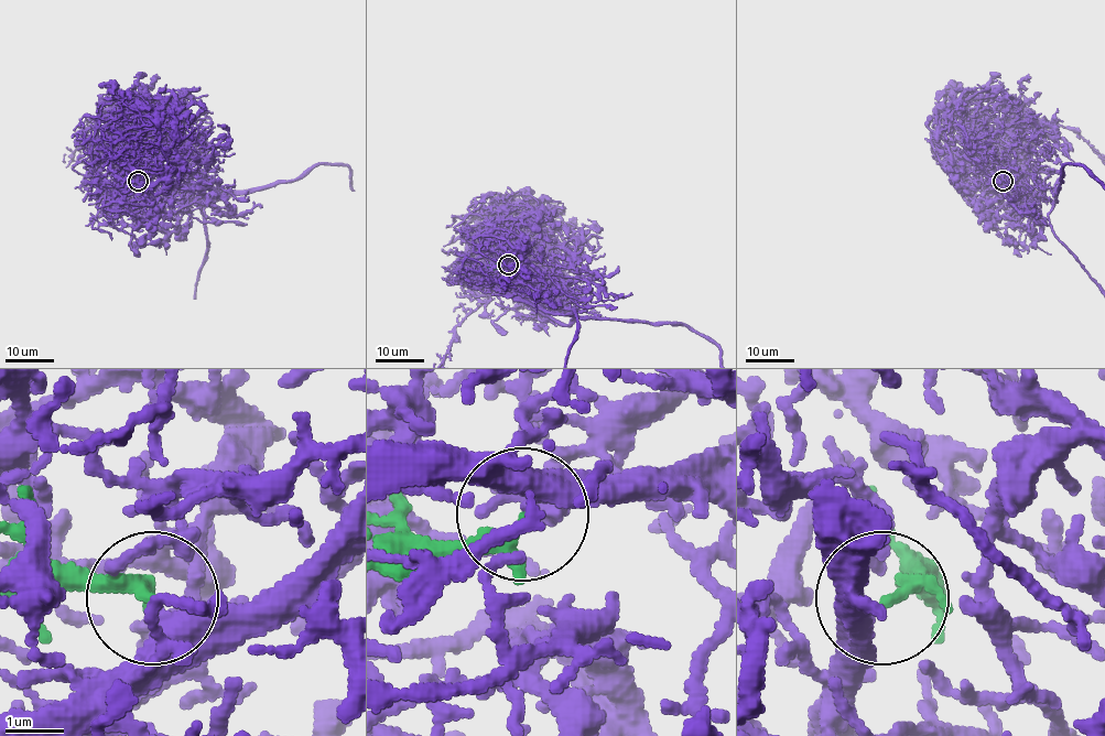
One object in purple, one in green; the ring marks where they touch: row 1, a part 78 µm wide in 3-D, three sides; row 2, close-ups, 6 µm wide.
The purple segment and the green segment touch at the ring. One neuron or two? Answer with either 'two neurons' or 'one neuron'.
one neuron

